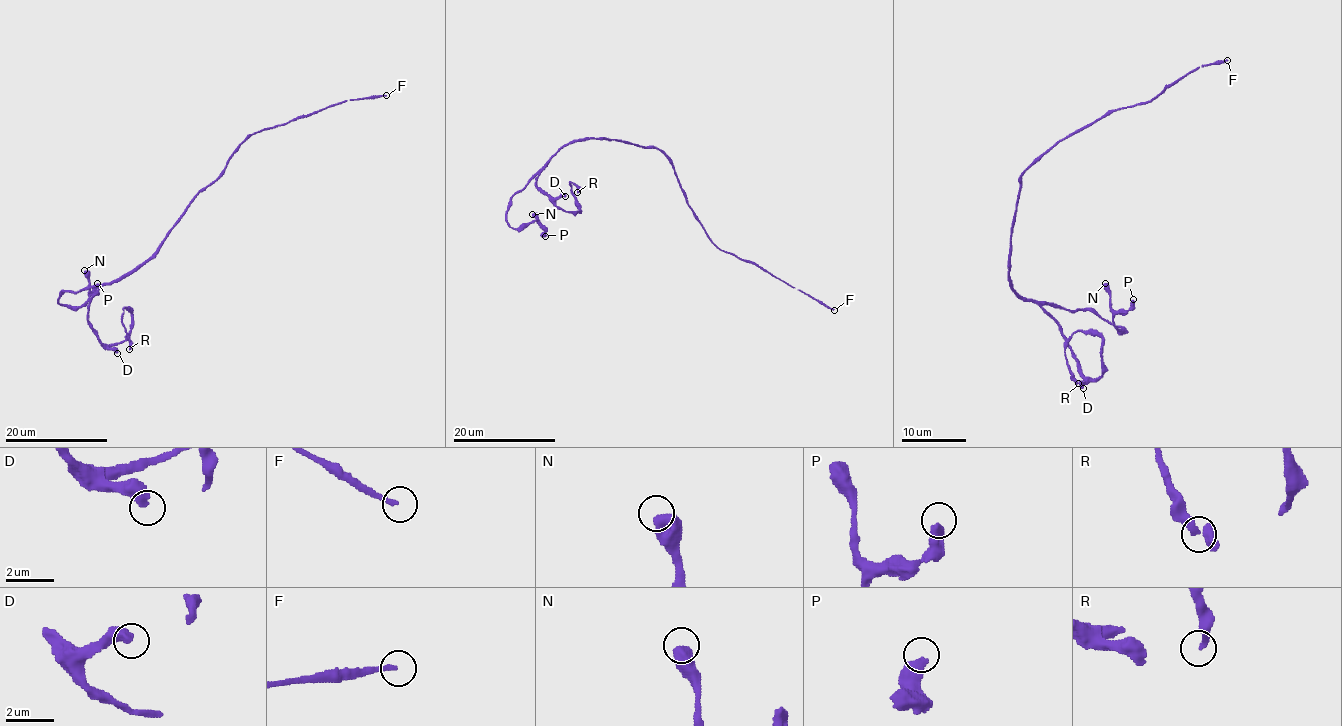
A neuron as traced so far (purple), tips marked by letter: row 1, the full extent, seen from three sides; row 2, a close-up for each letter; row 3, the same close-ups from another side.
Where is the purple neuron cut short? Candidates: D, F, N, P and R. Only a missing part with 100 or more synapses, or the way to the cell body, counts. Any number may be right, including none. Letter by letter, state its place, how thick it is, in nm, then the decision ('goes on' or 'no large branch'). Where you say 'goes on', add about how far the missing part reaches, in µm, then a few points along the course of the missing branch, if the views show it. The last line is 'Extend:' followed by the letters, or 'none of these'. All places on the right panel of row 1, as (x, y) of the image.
D: (1083, 388) | 440 nm | no large branch
F: (1227, 60) | 190 nm | goes on | 190 µm | (1227, 60), (1277, 46), (1061, 16), (1011, 25), (959, 64), (917, 215), (945, 419)
N: (1105, 283) | 600 nm | no large branch
P: (1133, 299) | 440 nm | no large branch
R: (1078, 383) | 320 nm | no large branch
Extend: F

